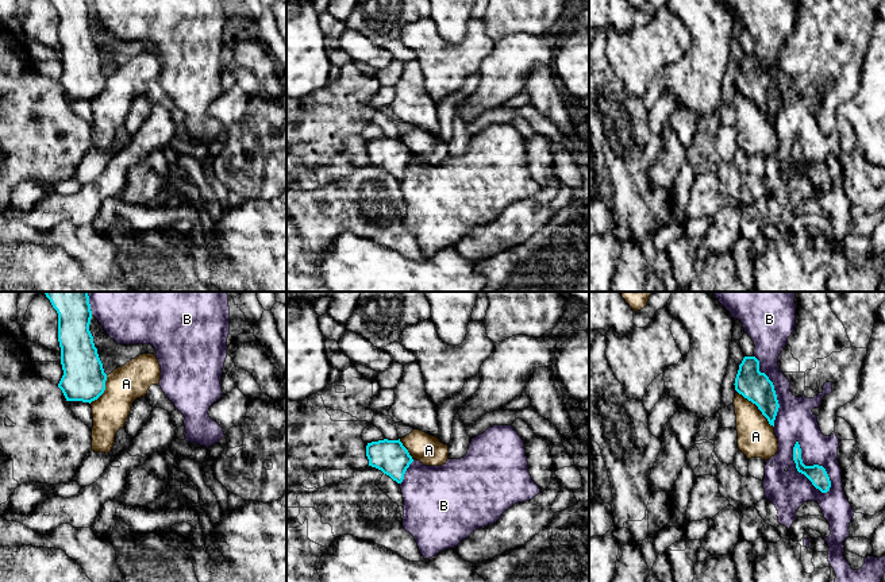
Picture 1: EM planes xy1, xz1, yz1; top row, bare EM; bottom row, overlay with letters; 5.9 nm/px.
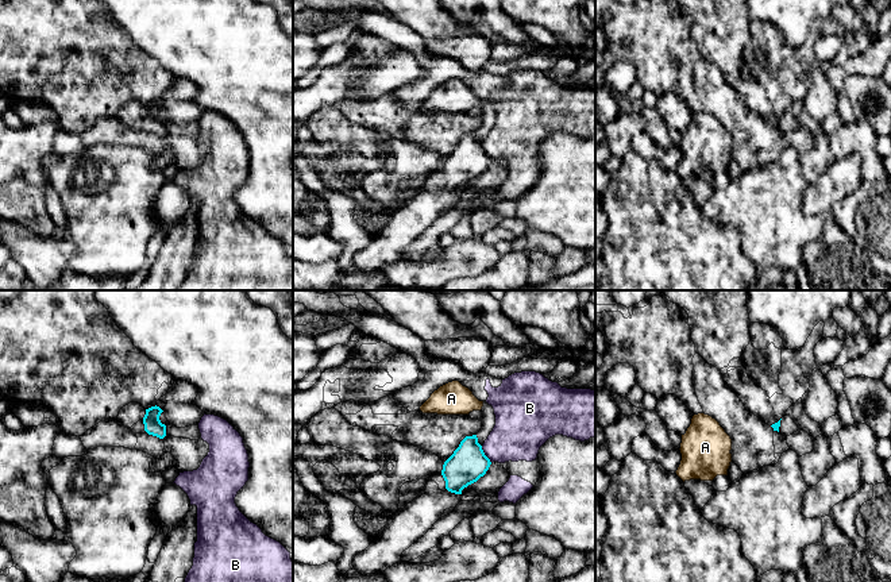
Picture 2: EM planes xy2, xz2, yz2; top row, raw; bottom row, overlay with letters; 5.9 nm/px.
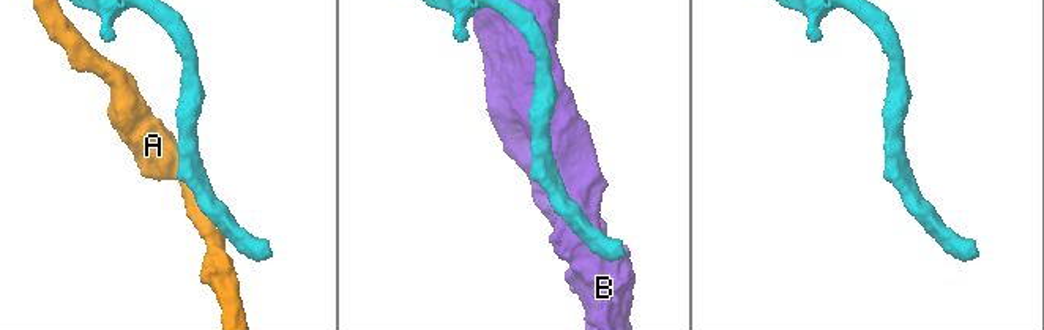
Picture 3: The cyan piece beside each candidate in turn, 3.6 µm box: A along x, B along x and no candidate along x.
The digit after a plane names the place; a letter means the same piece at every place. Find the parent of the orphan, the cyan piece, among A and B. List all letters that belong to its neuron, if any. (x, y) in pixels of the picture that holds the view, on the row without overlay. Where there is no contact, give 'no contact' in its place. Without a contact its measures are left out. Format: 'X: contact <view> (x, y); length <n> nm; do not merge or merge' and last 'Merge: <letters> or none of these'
A: contact yz1 (757, 103); length 320 nm; do not merge
B: contact yz1 (797, 168); length 360 nm; do not merge
Merge: none of these

